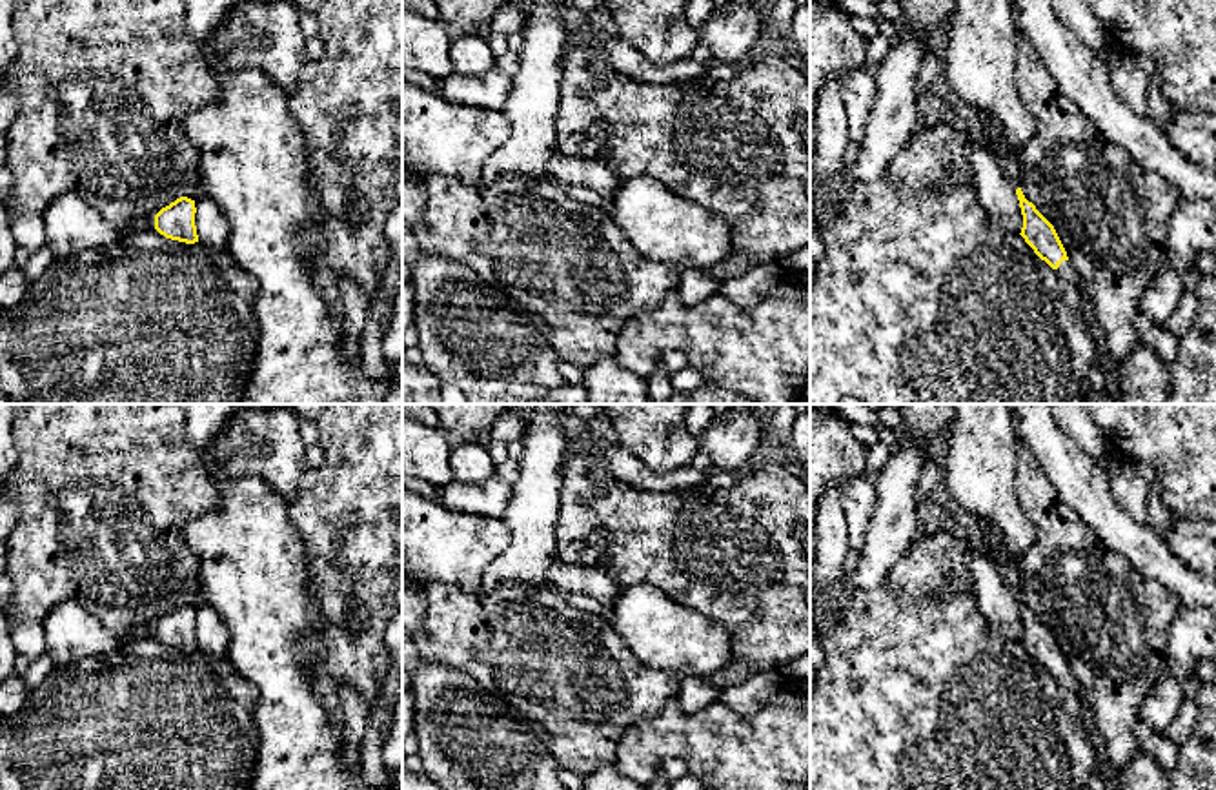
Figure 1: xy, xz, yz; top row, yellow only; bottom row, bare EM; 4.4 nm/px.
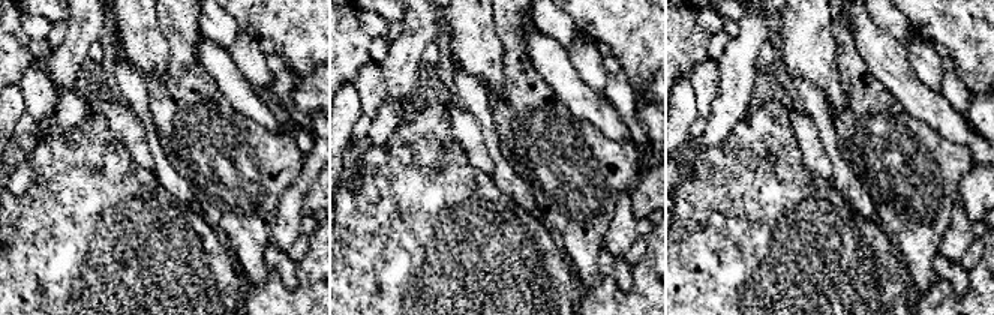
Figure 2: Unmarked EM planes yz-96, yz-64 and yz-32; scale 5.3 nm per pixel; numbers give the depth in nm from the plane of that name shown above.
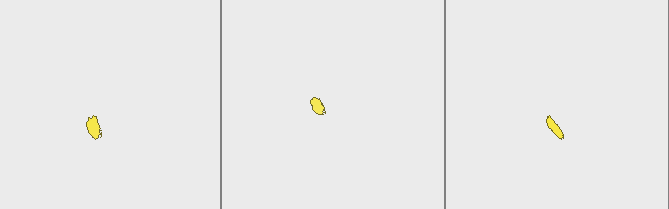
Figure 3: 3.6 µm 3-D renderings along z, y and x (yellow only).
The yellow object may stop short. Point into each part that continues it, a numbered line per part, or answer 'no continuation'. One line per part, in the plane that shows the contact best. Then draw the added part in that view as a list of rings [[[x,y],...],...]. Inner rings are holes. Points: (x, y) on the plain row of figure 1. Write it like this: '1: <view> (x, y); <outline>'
1: yz (985, 536); [[[981,517],[974,519],[970,524],[970,533],[976,541],[976,546],[985,550],[992,557],[992,561],[996,562],[998,572],[999,572],[1003,582],[1007,584],[1007,588],[1010,590],[1010,593],[1014,597],[1021,595],[1019,570],[1007,555],[1001,537],[999,537],[998,530],[992,526],[992,522],[988,522]]]
2: yz (1065, 678); [[[1063,668],[1056,679],[1079,697],[1079,701],[1081,701],[1081,704],[1085,708],[1085,714],[1090,717],[1087,690],[1074,679],[1070,670]]]

